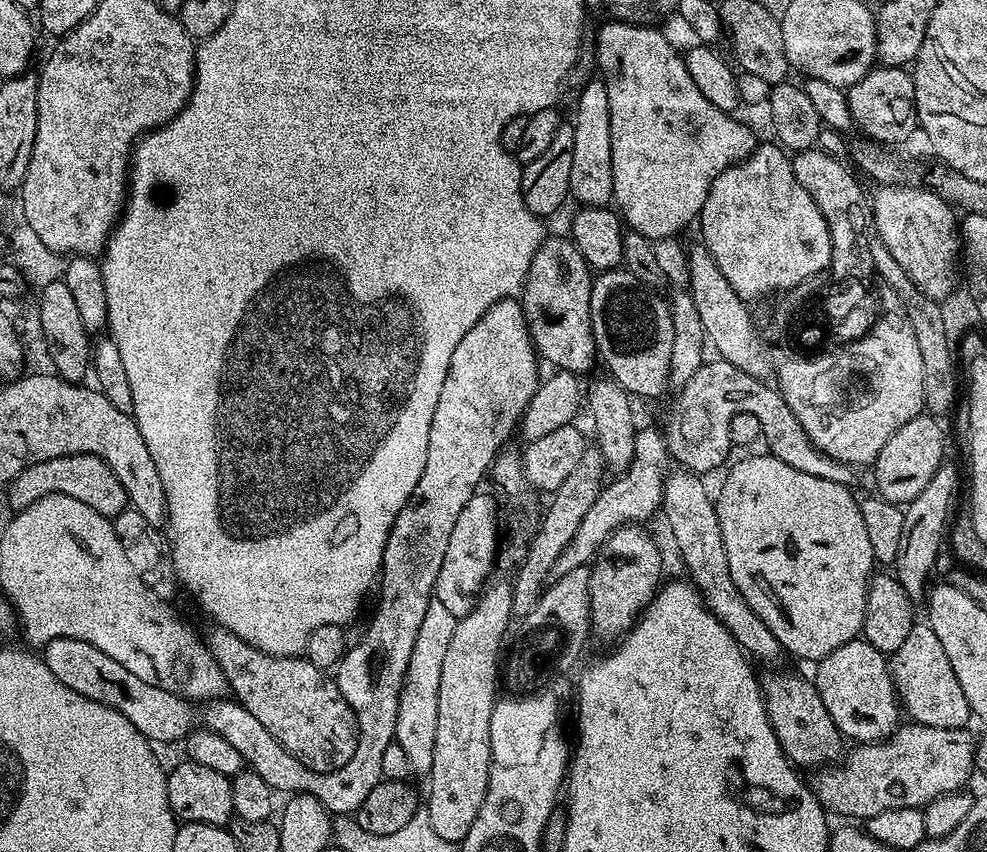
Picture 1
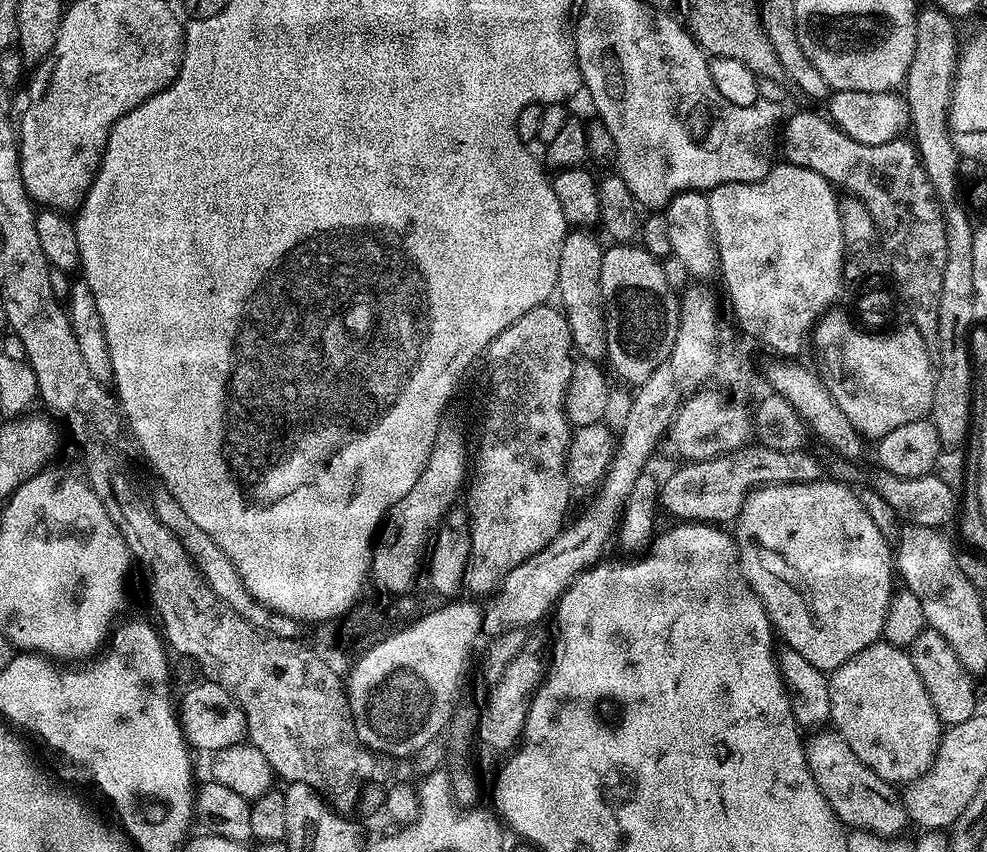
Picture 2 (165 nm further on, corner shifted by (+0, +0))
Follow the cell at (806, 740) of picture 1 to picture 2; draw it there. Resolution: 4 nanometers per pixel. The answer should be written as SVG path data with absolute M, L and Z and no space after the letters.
M816 730L807 737L804 746L804 757L808 763L814 782L818 782L818 790L830 802L834 814L841 824L849 829L865 828L869 832L883 836L903 833L904 827L909 827L910 821L901 793L888 781L878 778L870 766L866 766L850 750L847 742L835 730Z

